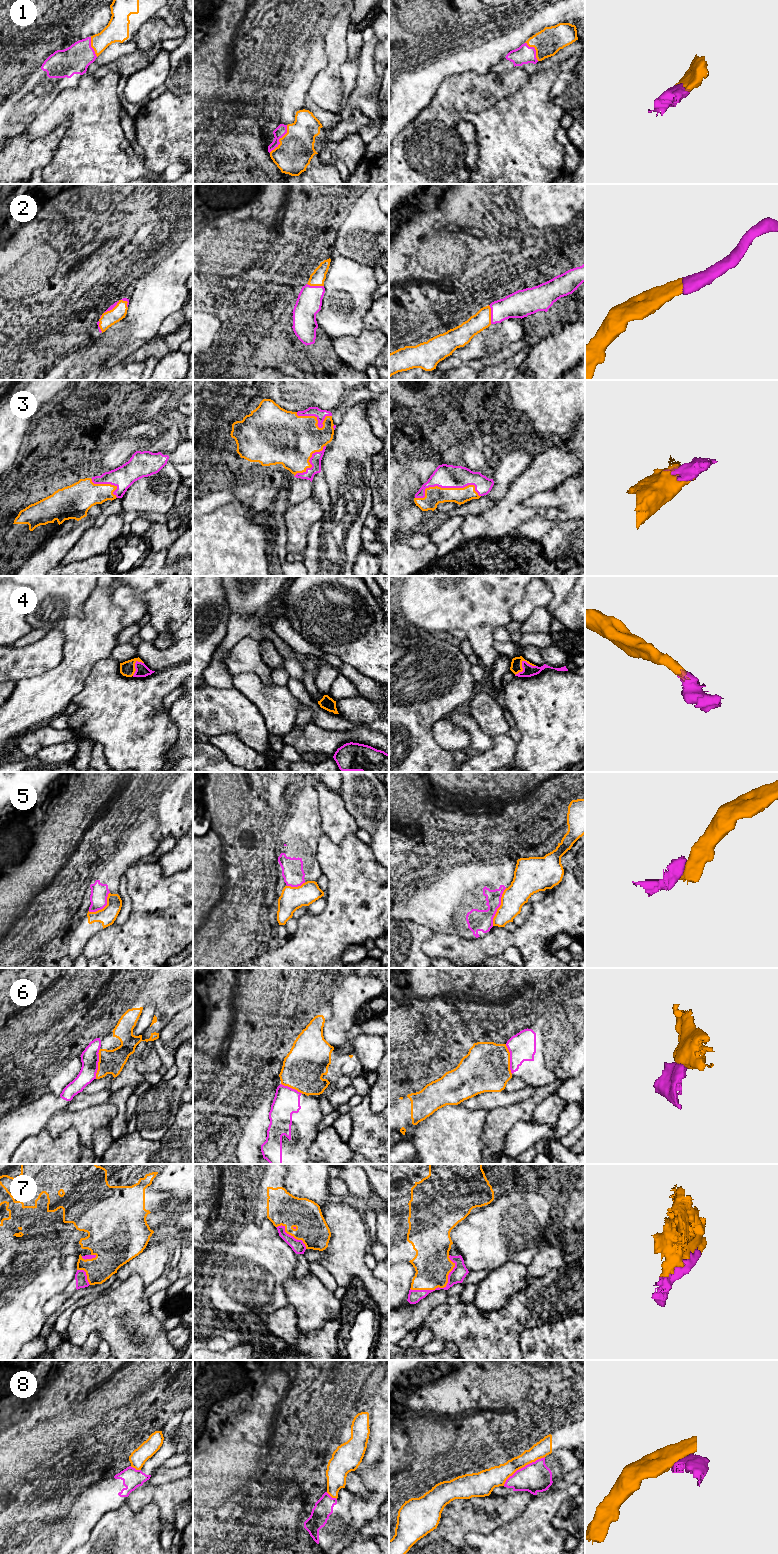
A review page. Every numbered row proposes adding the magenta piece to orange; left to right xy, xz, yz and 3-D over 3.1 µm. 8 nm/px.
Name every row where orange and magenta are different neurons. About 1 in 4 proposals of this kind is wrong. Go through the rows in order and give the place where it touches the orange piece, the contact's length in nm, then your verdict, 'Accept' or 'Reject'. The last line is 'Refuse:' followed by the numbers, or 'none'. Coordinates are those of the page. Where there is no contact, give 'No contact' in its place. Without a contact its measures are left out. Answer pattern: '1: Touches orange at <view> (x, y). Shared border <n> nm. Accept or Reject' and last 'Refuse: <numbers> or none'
1: Touches orange at xz (279, 139). Shared border 260 nm. Accept
2: Touches orange at yz (490, 314). Shared border 150 nm. Accept
3: Touches orange at yz (446, 488). Shared border 550 nm. Accept
4: Touches orange at yz (521, 663). Shared border 190 nm. Accept
5: Touches orange at yz (499, 907). Shared border 320 nm. Reject
6: Touches orange at xy (98, 1064). Shared border 240 nm. Reject
7: Touches orange at yz (442, 1287). Shared border 420 nm. Accept
8: Touches orange at yz (522, 1467). Shared border 400 nm. Reject
Refuse: 5, 6, 8

